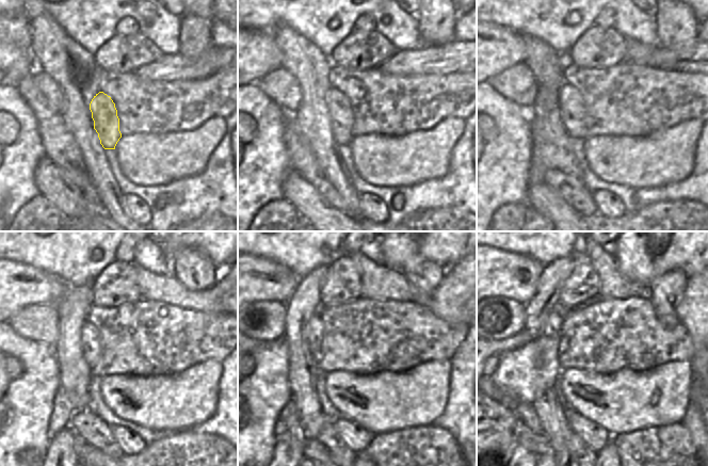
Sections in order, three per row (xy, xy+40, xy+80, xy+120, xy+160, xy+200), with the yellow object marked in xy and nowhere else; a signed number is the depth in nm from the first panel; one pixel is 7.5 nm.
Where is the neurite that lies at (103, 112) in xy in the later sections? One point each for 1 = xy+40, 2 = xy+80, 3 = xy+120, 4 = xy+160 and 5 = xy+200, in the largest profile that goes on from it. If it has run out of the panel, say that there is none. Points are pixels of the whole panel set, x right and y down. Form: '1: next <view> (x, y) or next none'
1: next xy+40 (340, 111)
2: next xy+80 (570, 101)
3: next xy+120 (91, 341)
4: next xy+160 (315, 331)
5: next xy+200 (552, 326)

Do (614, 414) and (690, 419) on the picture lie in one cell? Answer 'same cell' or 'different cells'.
different cells

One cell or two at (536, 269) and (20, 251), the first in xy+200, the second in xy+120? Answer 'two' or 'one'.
two

